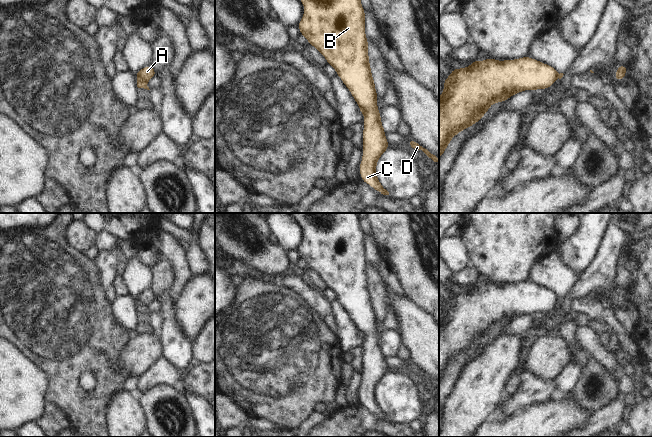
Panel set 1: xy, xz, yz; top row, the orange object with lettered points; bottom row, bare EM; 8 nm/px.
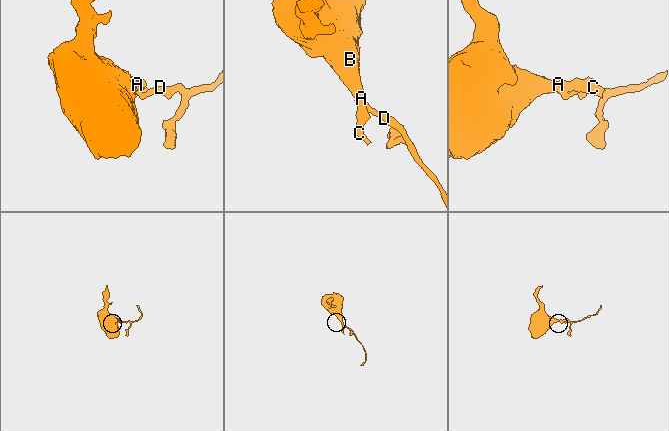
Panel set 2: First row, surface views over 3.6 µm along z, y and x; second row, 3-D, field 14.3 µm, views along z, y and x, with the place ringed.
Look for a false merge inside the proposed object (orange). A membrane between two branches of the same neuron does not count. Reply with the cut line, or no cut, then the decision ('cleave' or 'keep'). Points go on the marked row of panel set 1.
xy (137, 78), (146, 82) | cleave

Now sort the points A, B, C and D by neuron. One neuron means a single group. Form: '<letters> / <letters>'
A B C / D

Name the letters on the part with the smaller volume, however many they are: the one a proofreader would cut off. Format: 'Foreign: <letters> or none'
Foreign: D

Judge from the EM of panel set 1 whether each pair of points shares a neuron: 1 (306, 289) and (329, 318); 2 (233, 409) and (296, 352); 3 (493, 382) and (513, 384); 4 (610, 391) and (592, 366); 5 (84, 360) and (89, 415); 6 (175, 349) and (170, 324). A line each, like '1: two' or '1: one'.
1: one
2: two
3: two
4: one
5: one
6: one

